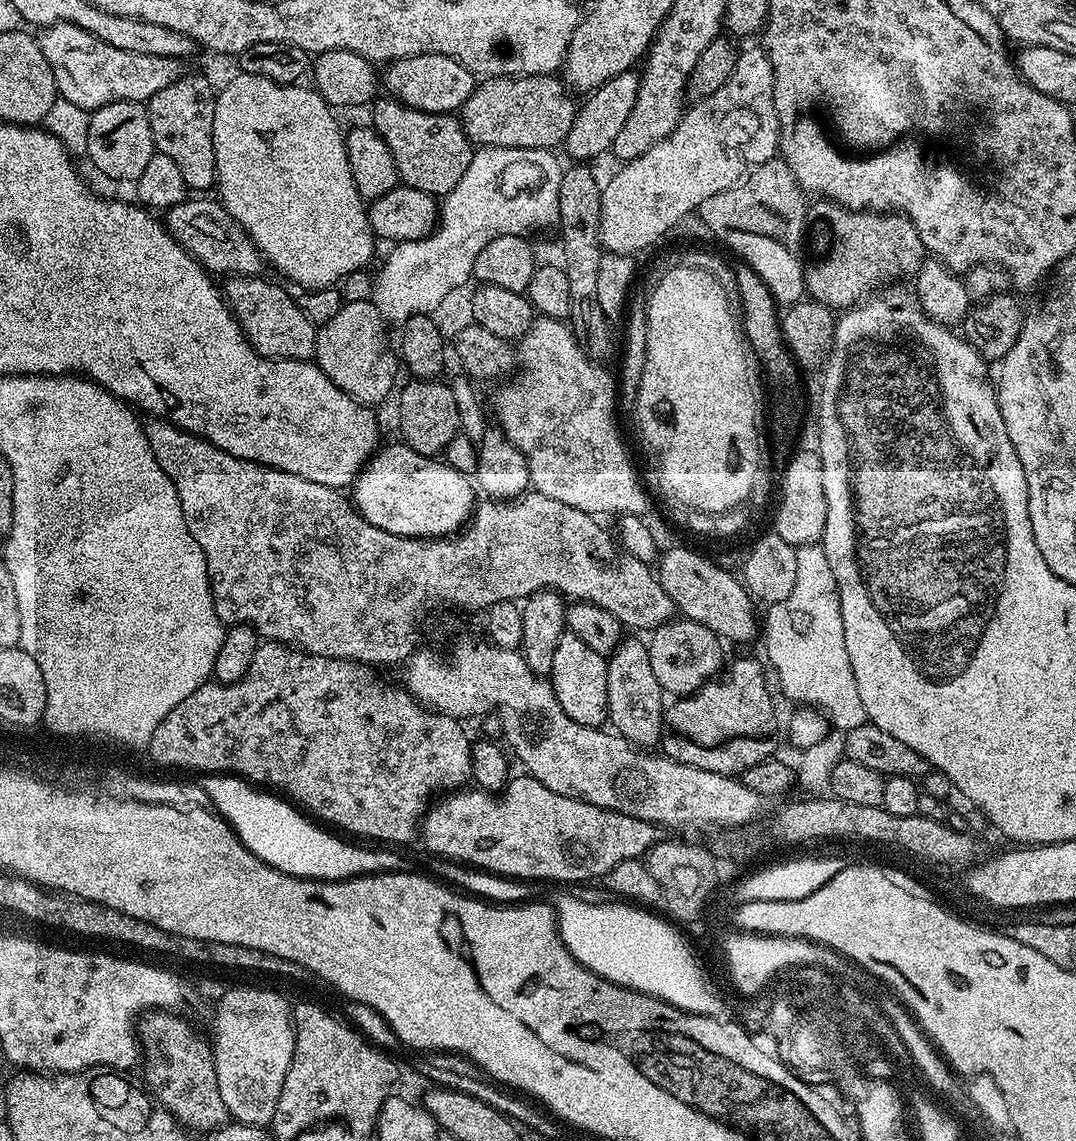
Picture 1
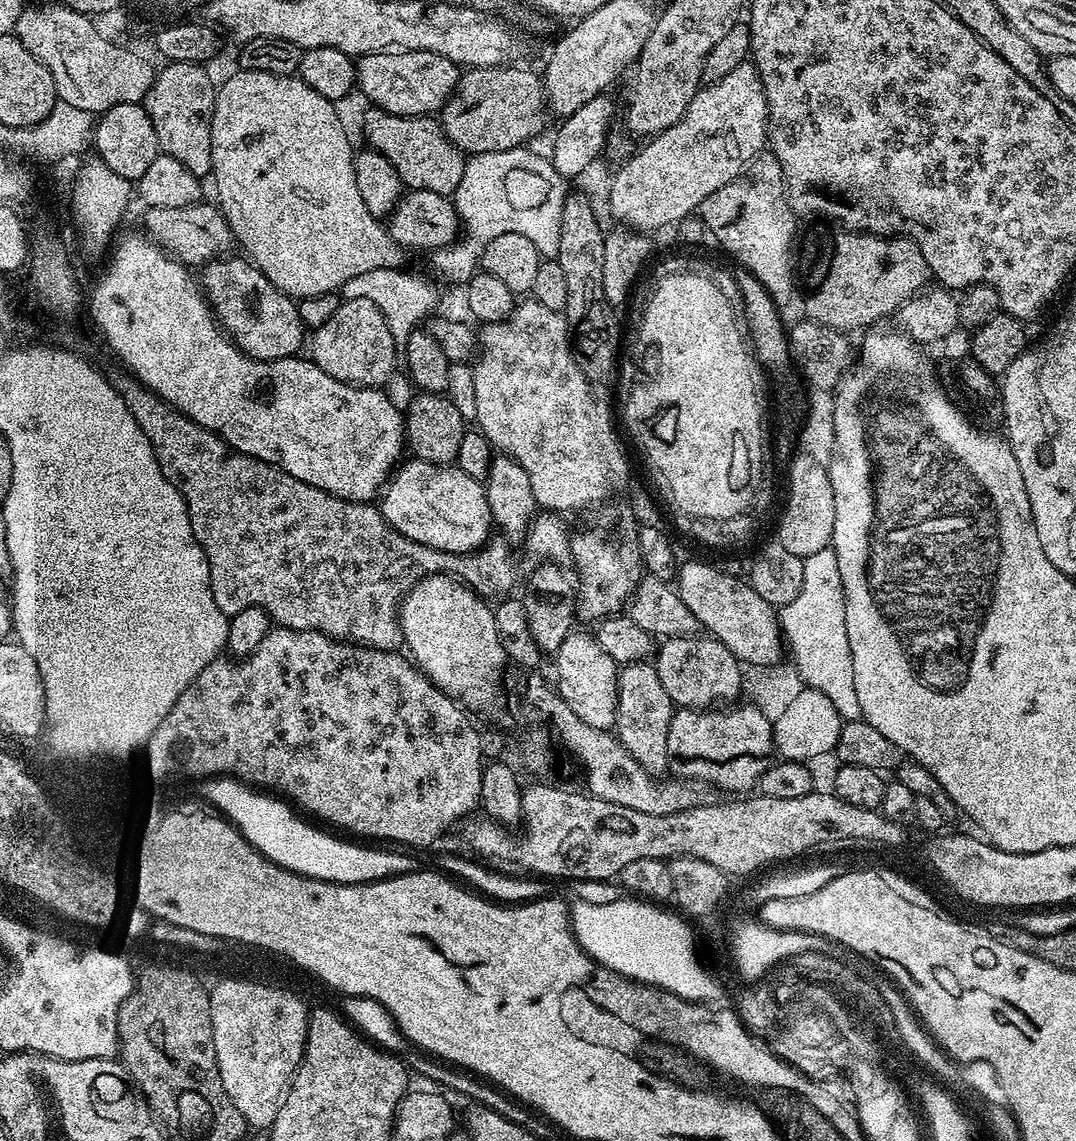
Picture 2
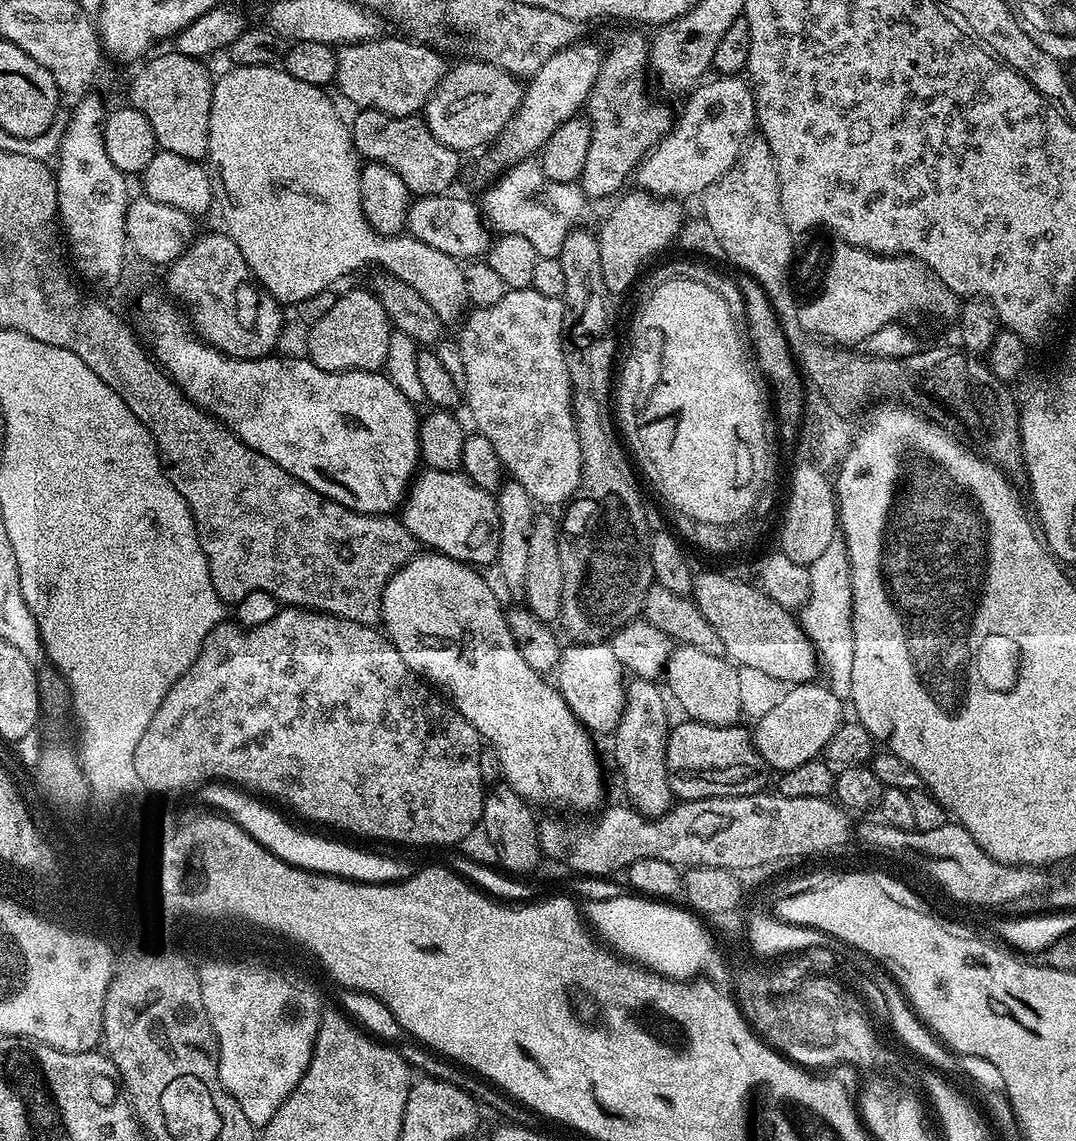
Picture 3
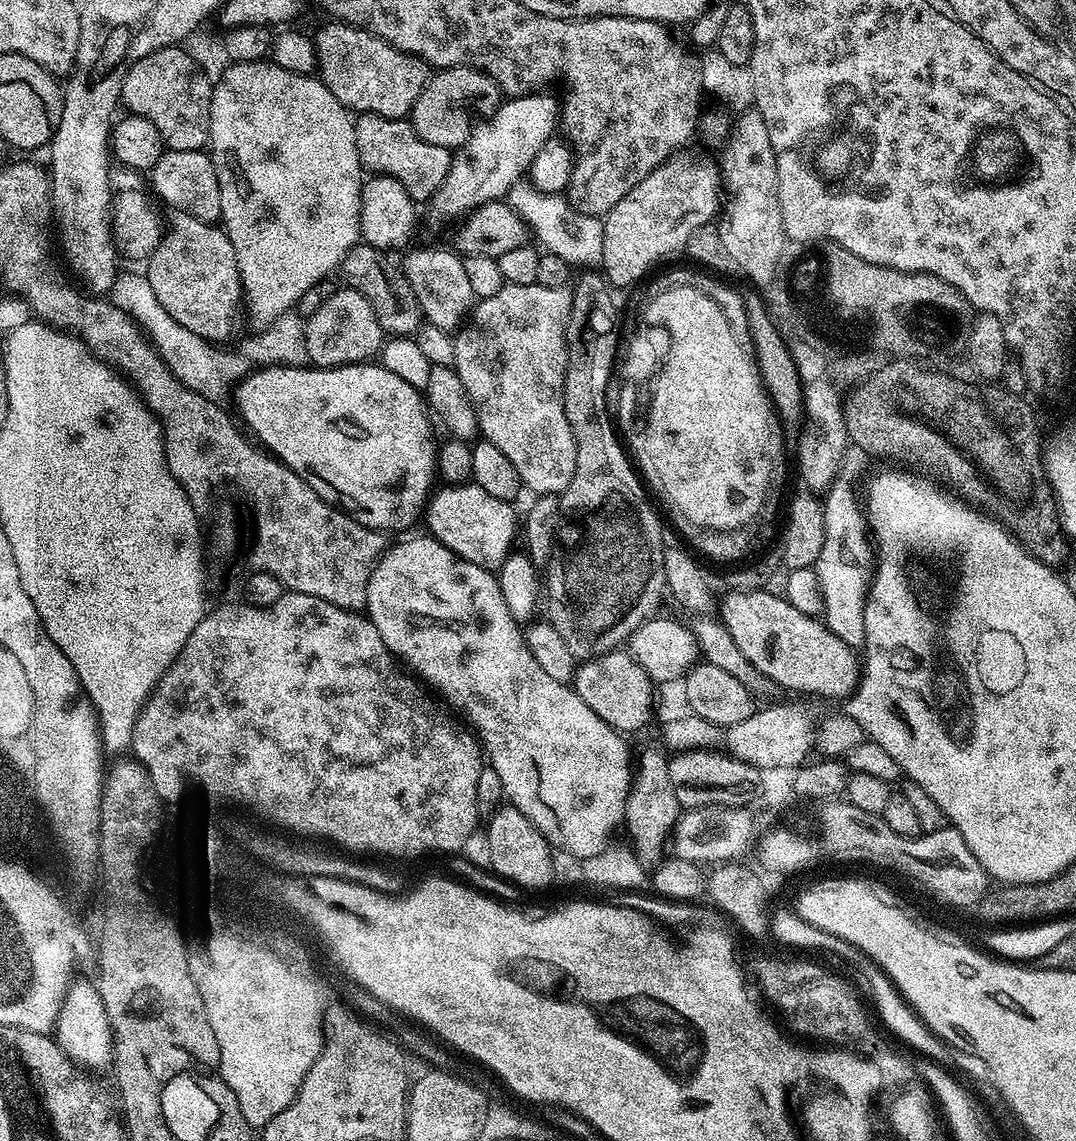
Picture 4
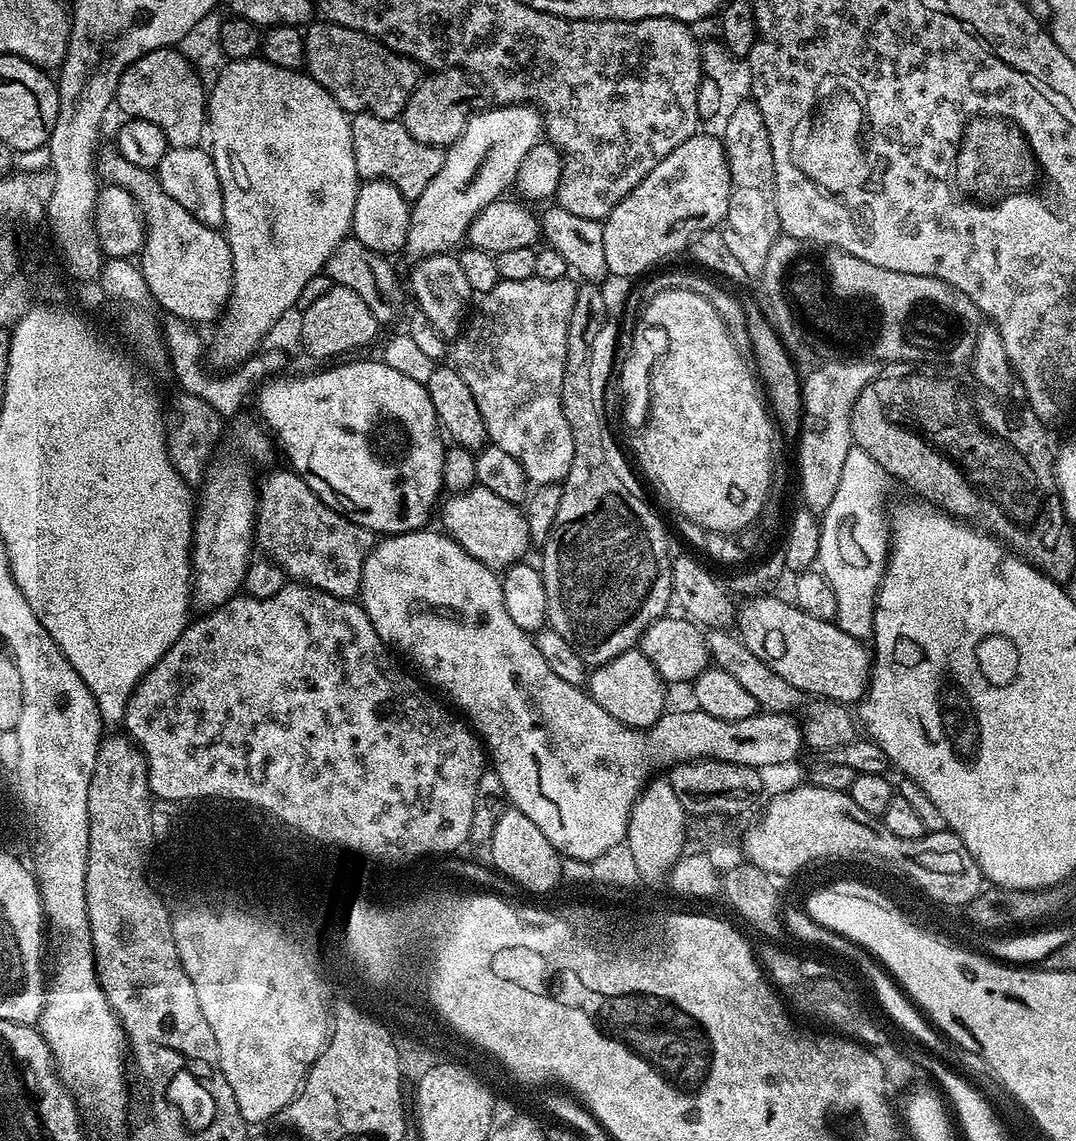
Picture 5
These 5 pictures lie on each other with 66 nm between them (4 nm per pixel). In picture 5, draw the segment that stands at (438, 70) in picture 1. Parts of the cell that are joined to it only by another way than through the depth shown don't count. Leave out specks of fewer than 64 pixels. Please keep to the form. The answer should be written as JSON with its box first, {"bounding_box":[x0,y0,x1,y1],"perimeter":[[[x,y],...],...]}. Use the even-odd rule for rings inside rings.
{"bounding_box":[303,23,421,120],"perimeter":[[[313,23],[307,29],[309,32],[305,31],[303,33],[304,68],[308,75],[314,78],[314,82],[318,82],[327,90],[334,98],[334,102],[338,102],[338,106],[342,106],[344,111],[349,114],[369,112],[387,120],[397,119],[403,113],[410,94],[421,82],[421,65],[408,56],[400,56],[396,52],[391,52],[379,40],[364,36],[361,32],[355,32],[346,26],[338,26],[337,24],[319,23]]]}

